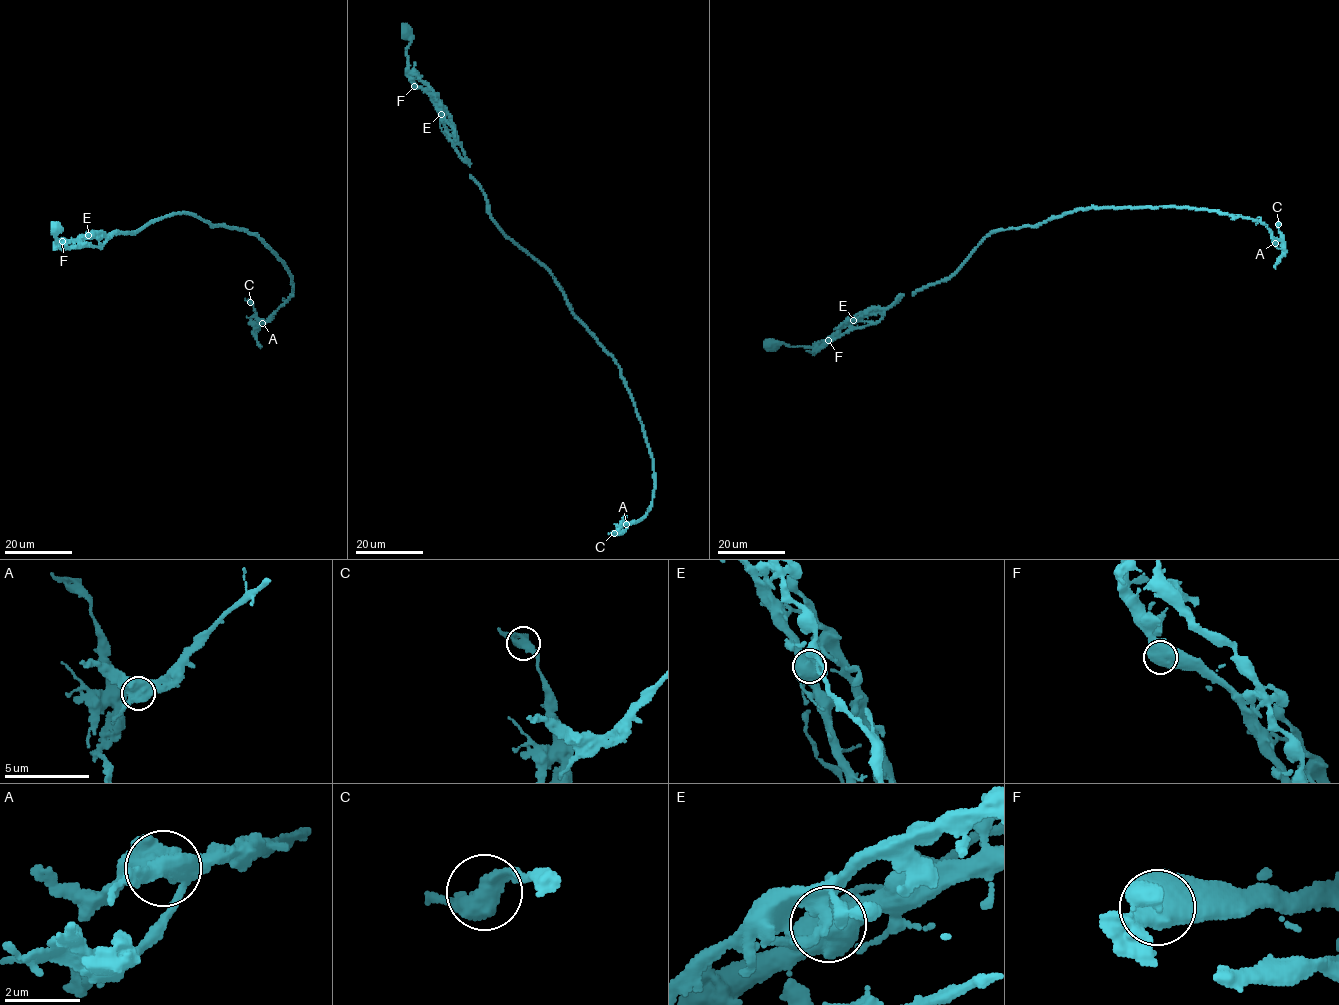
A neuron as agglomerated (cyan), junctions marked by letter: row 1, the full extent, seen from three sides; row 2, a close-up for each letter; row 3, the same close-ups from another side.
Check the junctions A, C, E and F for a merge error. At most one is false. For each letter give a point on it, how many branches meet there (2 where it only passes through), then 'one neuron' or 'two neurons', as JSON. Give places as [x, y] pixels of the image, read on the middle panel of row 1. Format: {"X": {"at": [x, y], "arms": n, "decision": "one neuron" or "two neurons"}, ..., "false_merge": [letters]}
{"A": {"at": [626, 524], "arms": 5, "decision": "one neuron"}, "C": {"at": [614, 533], "arms": 2, "decision": "one neuron"}, "E": {"at": [441, 114], "arms": 5, "decision": "two neurons"}, "F": {"at": [414, 86], "arms": 3, "decision": "one neuron"}, "false_merge": ["E"]}

